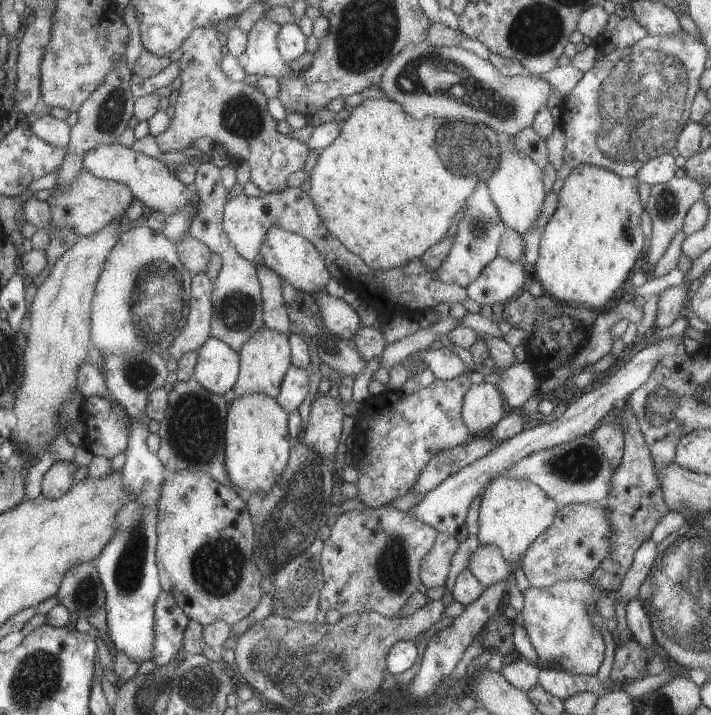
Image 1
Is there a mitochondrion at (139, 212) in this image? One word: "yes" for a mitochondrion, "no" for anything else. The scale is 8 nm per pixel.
no

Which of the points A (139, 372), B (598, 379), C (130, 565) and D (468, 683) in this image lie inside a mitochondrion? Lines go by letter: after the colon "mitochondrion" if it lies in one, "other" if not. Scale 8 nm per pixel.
A: mitochondrion
B: other
C: mitochondrion
D: other

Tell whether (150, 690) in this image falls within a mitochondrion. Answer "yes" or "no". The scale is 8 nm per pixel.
yes

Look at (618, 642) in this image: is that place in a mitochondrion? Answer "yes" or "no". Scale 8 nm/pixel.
no

